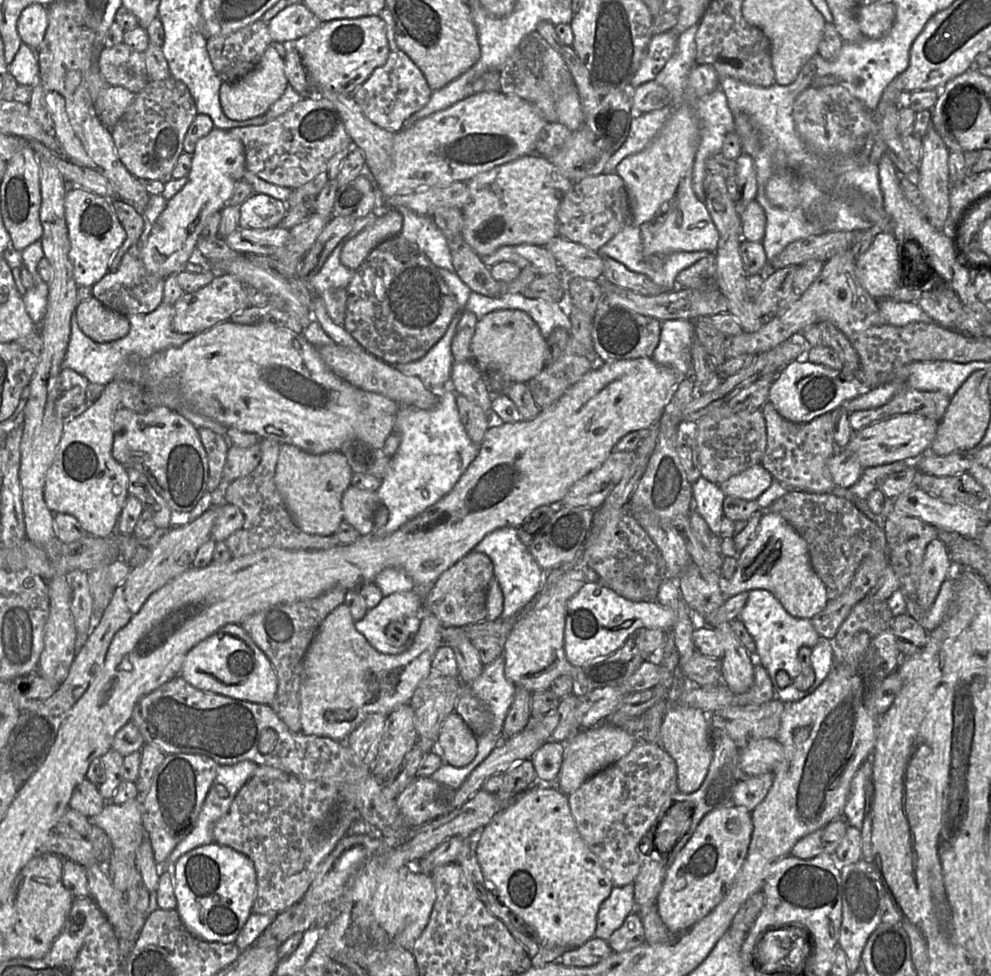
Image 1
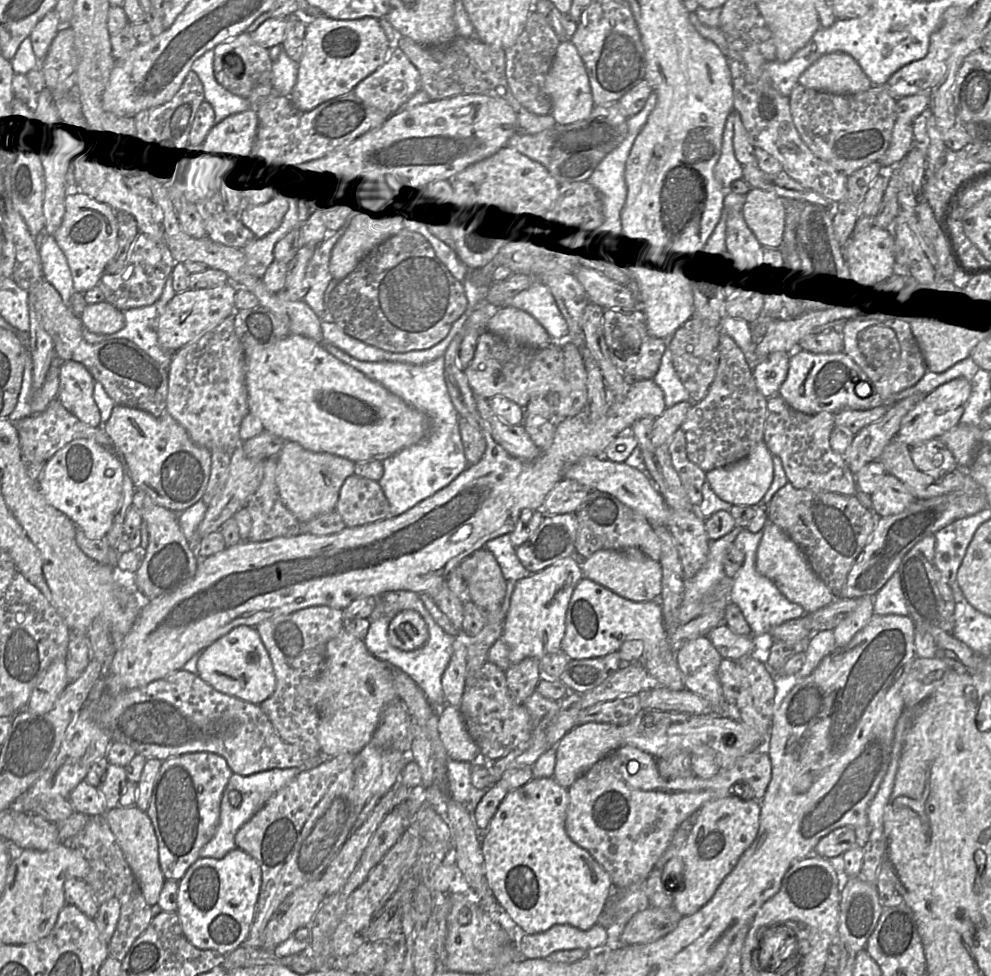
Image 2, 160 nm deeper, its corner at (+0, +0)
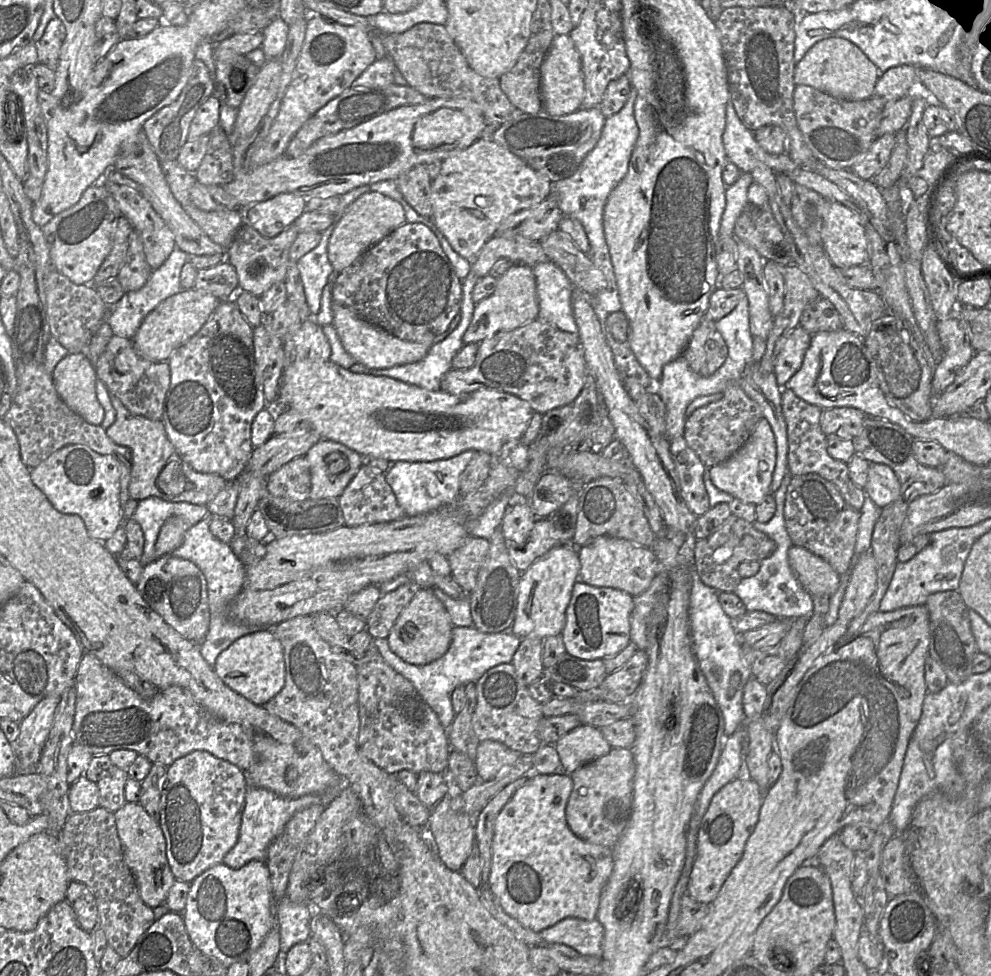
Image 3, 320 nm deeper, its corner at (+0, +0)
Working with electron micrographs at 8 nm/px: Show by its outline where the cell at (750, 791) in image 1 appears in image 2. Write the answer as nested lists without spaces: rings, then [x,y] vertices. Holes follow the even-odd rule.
[[[622,745],[586,769],[568,788],[569,803],[565,829],[570,839],[587,850],[609,873],[615,889],[626,889],[645,882],[666,851],[675,830],[708,802],[736,796],[743,800],[761,801],[772,777],[771,761],[764,748],[738,758],[735,763],[710,779],[692,776],[666,780],[659,774],[657,760],[631,745]]]

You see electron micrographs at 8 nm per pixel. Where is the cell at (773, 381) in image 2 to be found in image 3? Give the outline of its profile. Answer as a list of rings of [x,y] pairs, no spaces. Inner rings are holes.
[[[800,325],[787,337],[775,359],[773,370],[780,387],[785,387],[790,378],[800,369],[811,339],[812,335]]]

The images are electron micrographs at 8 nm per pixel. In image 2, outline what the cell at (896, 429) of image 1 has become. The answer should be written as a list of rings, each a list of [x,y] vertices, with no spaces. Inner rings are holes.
[[[964,377],[955,378],[936,388],[924,398],[903,418],[896,437],[911,448],[938,438],[951,428],[958,425],[964,414],[972,389],[972,382]]]

